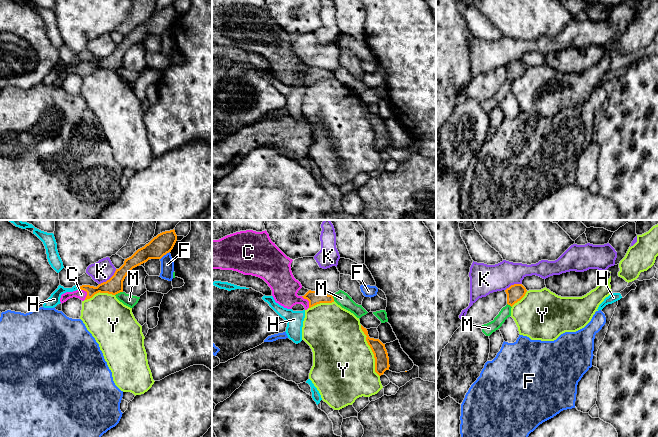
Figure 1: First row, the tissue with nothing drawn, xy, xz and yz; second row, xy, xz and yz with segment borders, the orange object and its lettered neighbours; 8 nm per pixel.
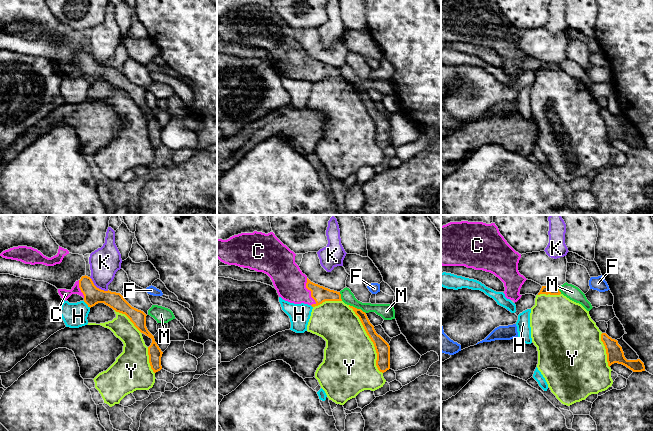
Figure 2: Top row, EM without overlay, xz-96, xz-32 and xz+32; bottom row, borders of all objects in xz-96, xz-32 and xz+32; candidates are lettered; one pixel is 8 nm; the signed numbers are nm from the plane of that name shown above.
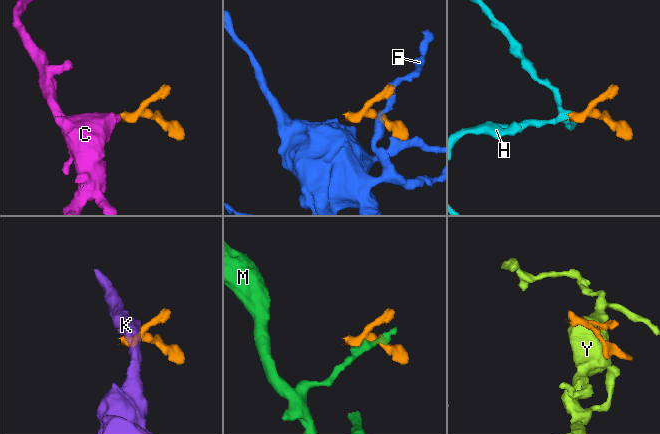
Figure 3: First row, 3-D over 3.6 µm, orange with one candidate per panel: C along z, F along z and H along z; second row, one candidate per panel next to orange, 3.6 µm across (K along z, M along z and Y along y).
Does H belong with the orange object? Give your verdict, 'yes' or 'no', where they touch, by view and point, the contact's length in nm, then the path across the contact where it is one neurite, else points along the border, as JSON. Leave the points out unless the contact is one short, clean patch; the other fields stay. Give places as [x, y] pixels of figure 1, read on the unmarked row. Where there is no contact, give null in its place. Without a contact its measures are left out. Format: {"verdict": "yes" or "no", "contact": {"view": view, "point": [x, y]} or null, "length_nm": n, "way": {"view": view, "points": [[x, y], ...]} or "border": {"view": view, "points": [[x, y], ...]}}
{"verdict": "no", "contact": {"view": "xy", "point": [80, 63]}, "length_nm": 30, "border": {"view": "xy", "points": [[80, 62], [78, 64]]}}

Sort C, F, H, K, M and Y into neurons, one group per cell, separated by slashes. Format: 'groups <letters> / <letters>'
groups C / F / H / K / M / Y

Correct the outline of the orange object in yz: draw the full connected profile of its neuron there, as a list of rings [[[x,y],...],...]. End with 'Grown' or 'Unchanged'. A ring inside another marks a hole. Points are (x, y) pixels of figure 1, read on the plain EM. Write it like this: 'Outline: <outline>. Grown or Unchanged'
Outline: [[[514,60],[507,64],[505,68],[507,70],[507,80],[512,83],[525,72],[527,66],[522,60]]]. Unchanged

